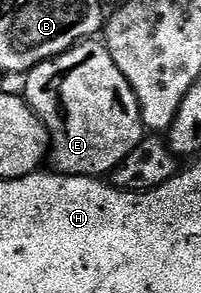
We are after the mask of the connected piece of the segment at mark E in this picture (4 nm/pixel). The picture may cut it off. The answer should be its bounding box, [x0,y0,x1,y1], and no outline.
[24,40,144,178]

